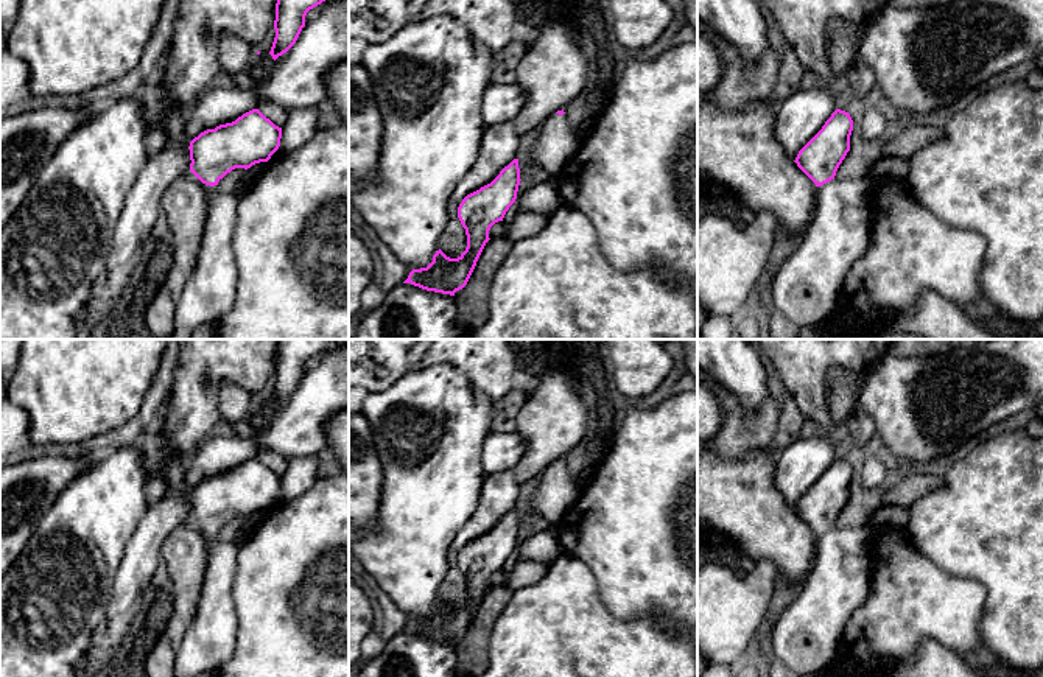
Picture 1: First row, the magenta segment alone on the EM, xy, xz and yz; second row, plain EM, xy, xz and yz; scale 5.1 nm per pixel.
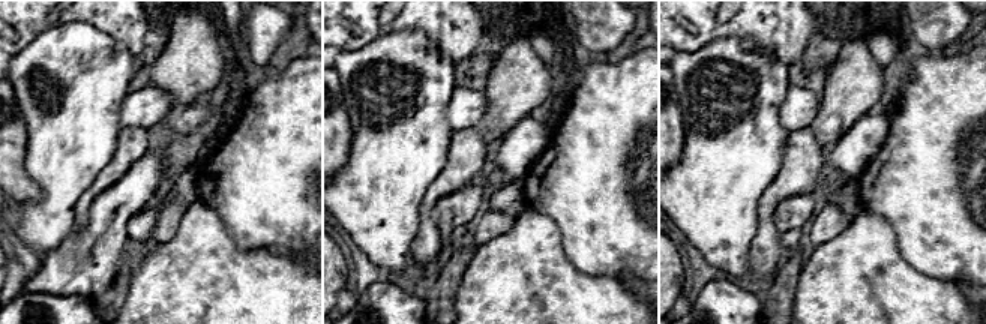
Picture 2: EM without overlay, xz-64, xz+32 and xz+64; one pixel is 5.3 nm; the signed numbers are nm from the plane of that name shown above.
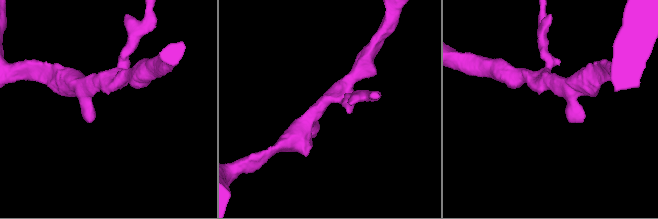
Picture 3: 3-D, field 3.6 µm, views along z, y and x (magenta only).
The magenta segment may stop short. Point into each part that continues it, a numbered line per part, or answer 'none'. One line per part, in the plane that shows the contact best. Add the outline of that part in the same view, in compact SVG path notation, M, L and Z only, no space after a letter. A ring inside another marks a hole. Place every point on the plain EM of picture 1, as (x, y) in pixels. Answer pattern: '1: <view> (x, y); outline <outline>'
1: yz (804, 638); outline M831 528L817 535L816 563L778 616L771 646L800 677L824 672L872 576L873 528Z

